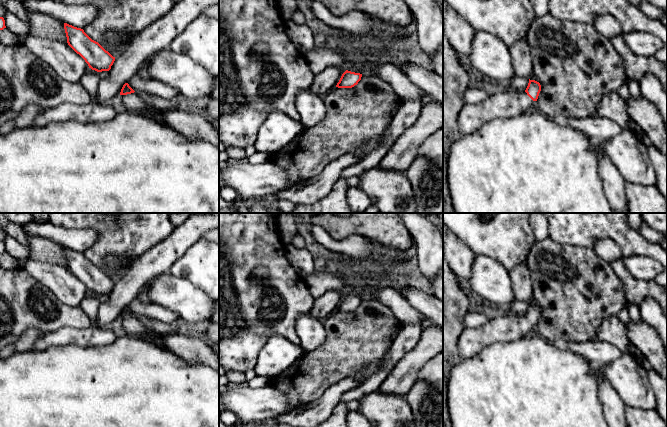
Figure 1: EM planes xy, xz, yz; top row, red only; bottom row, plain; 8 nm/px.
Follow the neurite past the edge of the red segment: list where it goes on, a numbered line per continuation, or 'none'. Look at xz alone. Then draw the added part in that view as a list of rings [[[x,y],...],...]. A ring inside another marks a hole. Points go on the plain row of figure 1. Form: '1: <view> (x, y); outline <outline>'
1: xz (355, 276); outline [[[324,250],[318,252],[317,258],[323,266],[334,268],[343,276],[350,288],[348,295],[363,298],[368,286],[367,272],[363,267],[350,263],[342,254],[333,254]]]

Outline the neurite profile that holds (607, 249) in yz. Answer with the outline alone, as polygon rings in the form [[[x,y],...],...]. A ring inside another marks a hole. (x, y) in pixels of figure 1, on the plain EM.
[[[611,239],[597,240],[592,249],[600,258],[609,263],[624,259],[619,246]]]

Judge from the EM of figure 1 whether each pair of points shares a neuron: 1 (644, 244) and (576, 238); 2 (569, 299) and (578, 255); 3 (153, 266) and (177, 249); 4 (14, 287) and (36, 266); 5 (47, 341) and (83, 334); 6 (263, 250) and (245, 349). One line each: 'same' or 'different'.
1: same
2: same
3: same
4: different
5: same
6: same

